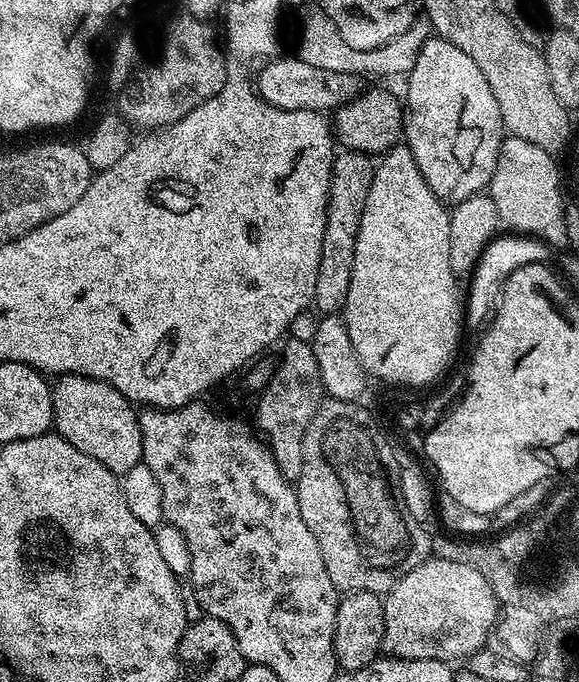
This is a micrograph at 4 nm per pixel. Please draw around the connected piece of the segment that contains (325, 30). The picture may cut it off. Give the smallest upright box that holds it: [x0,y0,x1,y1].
[298,6,433,76]

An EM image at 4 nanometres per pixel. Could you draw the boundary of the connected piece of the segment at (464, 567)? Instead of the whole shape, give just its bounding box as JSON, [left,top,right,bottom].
[383,558,498,661]

